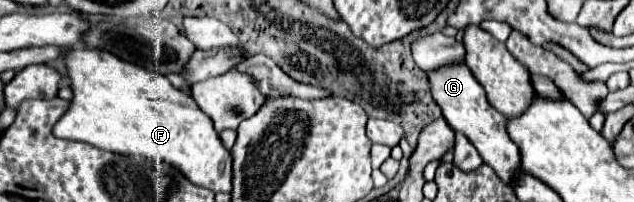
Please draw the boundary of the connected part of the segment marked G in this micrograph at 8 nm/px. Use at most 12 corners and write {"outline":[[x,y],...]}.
{"outline":[[463,63],[427,71],[433,101],[505,183],[519,149]]}

